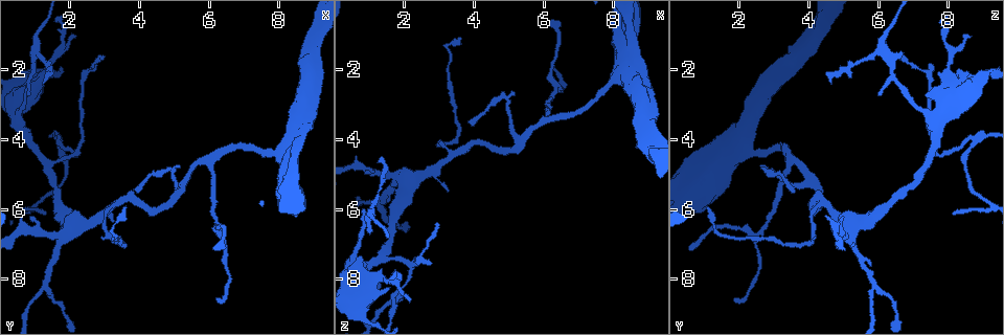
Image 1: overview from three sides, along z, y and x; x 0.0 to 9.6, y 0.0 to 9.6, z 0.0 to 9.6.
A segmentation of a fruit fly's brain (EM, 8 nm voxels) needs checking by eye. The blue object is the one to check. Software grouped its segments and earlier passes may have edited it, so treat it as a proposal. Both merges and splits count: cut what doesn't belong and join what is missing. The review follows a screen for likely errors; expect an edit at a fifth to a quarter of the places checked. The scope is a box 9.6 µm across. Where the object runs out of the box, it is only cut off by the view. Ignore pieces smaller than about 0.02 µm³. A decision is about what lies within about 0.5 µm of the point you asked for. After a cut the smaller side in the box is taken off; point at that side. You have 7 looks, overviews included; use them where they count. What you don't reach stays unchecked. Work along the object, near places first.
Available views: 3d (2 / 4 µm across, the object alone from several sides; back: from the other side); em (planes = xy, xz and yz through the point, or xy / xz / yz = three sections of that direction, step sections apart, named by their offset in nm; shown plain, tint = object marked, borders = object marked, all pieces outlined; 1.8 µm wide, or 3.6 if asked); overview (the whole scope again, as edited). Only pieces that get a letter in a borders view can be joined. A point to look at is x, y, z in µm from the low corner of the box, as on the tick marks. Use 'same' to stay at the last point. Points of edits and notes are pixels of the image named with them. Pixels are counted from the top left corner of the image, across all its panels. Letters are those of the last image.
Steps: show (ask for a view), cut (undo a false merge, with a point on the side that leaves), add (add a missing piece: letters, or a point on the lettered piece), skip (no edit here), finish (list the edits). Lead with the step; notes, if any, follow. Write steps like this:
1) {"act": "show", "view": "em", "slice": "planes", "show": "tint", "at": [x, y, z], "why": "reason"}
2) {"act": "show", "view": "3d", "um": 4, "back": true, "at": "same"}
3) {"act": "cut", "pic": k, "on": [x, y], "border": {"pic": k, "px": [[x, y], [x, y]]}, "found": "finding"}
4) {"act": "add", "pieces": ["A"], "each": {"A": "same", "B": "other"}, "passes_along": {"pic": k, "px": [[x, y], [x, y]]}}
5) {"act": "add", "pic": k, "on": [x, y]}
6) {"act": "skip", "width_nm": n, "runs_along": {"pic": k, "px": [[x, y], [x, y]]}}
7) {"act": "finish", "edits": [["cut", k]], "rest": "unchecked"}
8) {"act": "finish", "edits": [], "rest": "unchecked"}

{"act": "show", "view": "3d", "um": 2, "at": [1.05, 1.40, 6.10], "why": "sharp bend"}

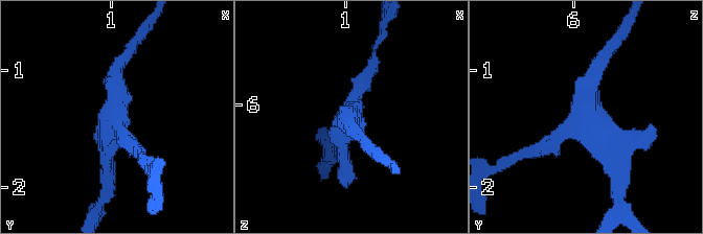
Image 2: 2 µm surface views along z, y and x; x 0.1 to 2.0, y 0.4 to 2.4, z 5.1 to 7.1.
{"act": "show", "view": "em", "um": 3.6, "slice": "planes", "show": "plain", "at": [1.04, 1.46, 6.06]}

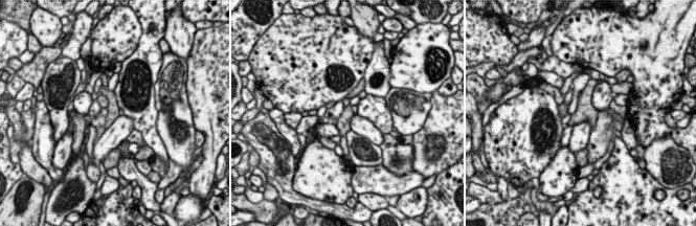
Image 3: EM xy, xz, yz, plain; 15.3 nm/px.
{"act": "show", "view": "em", "um": 3.6, "slice": "planes", "show": "borders", "at": "same", "why": "see the neighbours"}

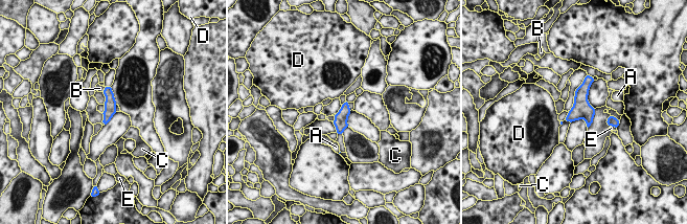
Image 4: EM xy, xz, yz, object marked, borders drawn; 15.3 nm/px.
{"act": "add", "pieces": ["B"], "each": {"A": "other", "B": "same", "C": "other", "D": "other", "E": "other"}, "passes_along": {"pic": 4, "px": [[110, 104], [105, 89], [99, 88]]}, "found": "the neuron continues"}

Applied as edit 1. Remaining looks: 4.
{"act": "show", "view": "overview"}

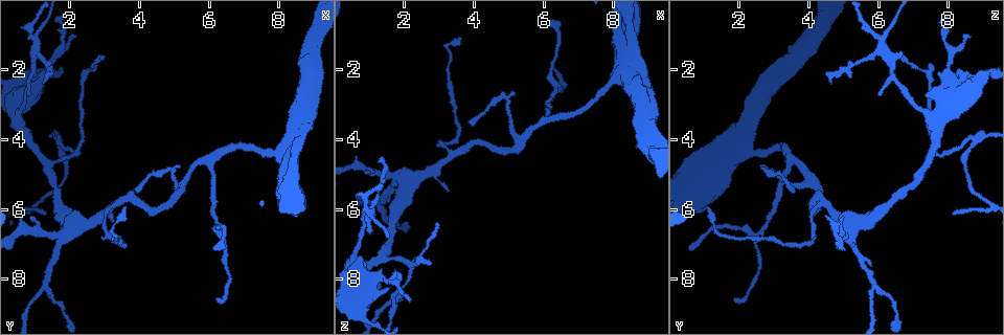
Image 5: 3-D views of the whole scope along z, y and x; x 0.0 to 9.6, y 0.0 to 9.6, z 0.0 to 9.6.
{"act": "show", "view": "3d", "um": 2, "at": [8.25, 4.45, 1.95], "why": "four-way junction"}

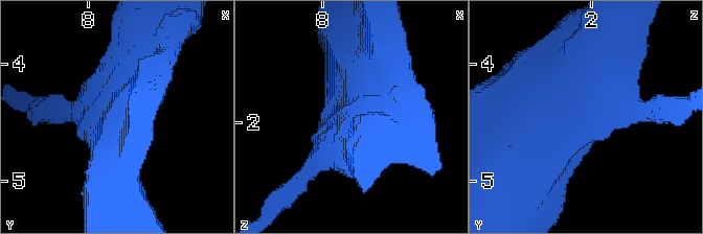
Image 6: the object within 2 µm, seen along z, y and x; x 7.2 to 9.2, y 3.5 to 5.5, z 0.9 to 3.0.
{"act": "show", "view": "em", "slice": "xz", "step": 4, "show": "tint", "at": [8.18, 4.42, 2.00], "why": "shape alone is not enough"}

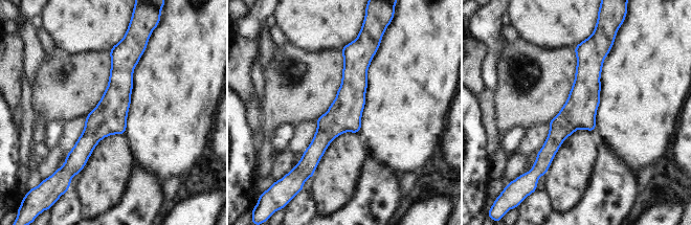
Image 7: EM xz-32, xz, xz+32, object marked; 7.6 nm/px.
{"act": "show", "view": "em", "slice": "planes", "show": "borders", "at": "same", "why": "another direction"}

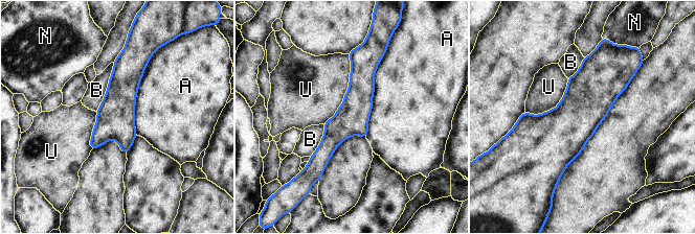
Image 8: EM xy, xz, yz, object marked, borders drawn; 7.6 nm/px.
{"act": "skip", "each": {"A": "other", "B": "other", "N": "other", "U": "other"}, "border": {"pic": 8, "px": [[349, 54], [348, 91], [323, 123]]}, "found": "all the same neuron"}

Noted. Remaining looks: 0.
{"act": "finish", "edits": [["add", 4]], "rest": "unchecked"}

